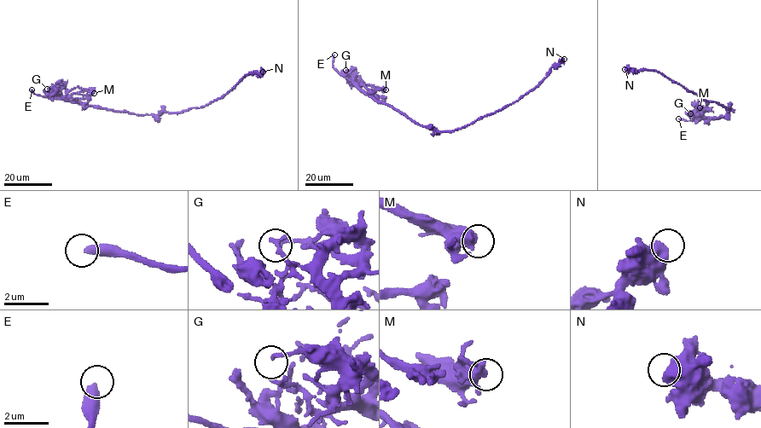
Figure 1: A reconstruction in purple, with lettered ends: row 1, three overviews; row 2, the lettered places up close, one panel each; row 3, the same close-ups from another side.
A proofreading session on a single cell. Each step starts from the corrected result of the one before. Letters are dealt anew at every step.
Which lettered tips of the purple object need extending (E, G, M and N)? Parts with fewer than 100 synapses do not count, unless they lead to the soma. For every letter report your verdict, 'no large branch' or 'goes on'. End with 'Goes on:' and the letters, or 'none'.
E: goes on
G: no large branch
M: no large branch
N: no large branch
Goes on: E

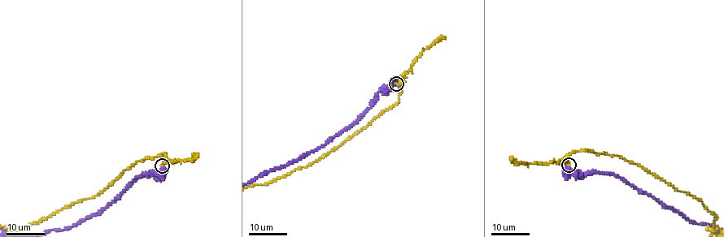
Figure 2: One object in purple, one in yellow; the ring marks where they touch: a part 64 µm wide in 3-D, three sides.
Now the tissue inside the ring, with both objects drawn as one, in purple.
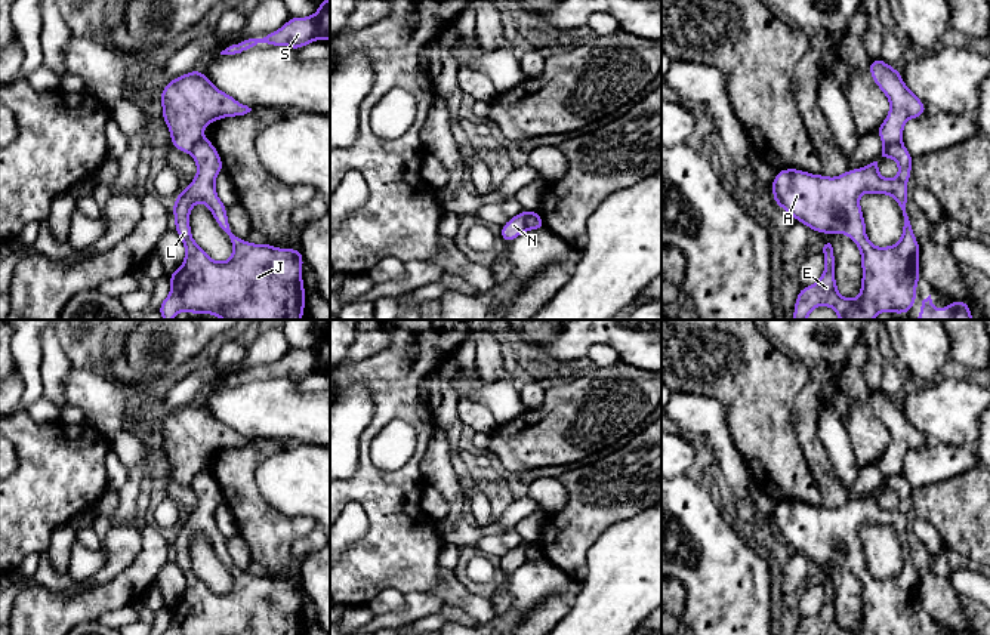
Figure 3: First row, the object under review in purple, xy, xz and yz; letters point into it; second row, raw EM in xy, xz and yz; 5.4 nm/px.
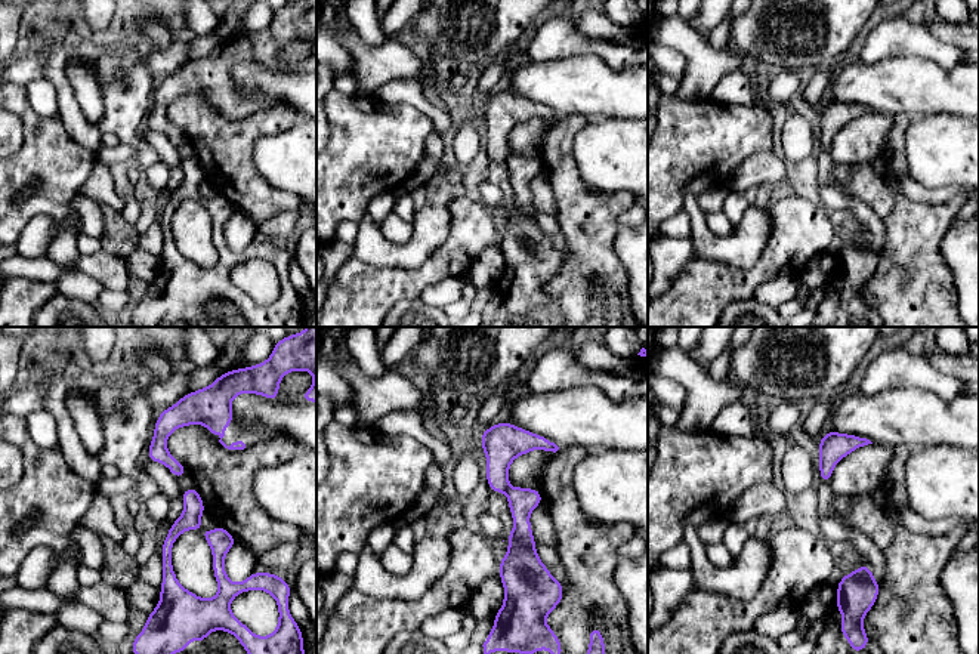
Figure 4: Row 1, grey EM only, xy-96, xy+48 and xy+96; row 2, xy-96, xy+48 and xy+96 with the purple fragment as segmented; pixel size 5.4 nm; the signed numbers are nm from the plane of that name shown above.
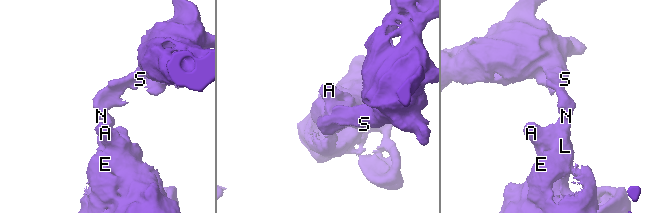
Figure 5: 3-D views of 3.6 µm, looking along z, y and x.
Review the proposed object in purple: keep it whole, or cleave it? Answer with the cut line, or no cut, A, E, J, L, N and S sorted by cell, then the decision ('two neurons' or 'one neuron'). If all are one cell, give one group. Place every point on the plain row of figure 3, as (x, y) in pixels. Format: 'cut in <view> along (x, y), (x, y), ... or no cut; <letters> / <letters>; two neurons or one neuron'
cut in xz along (529, 543), (526, 560); A E J L / N S; two neurons

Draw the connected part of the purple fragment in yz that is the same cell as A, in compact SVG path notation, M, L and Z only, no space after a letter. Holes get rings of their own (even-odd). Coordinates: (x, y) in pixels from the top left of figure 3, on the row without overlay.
M903 475L883 477L879 487L866 499L846 502L836 509L812 506L801 500L777 502L771 515L774 534L798 554L820 565L845 565L861 585L861 622L857 631L839 626L830 574L824 576L824 602L821 610L802 619L795 635L915 635L920 610L920 577L913 565L907 542L907 512L912 508L913 488ZM883 488L898 496L898 508L885 511L878 497ZM886 525L900 539L903 551L901 571L888 579L876 579L866 567L866 552L860 527Z

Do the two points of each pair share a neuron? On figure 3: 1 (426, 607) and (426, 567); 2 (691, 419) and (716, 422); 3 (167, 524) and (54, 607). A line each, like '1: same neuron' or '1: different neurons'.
1: different neurons
2: same neuron
3: different neurons

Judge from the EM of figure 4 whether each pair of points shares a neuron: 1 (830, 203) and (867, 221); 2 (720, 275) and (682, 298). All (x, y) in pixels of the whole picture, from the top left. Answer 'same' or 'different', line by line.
1: same
2: same

